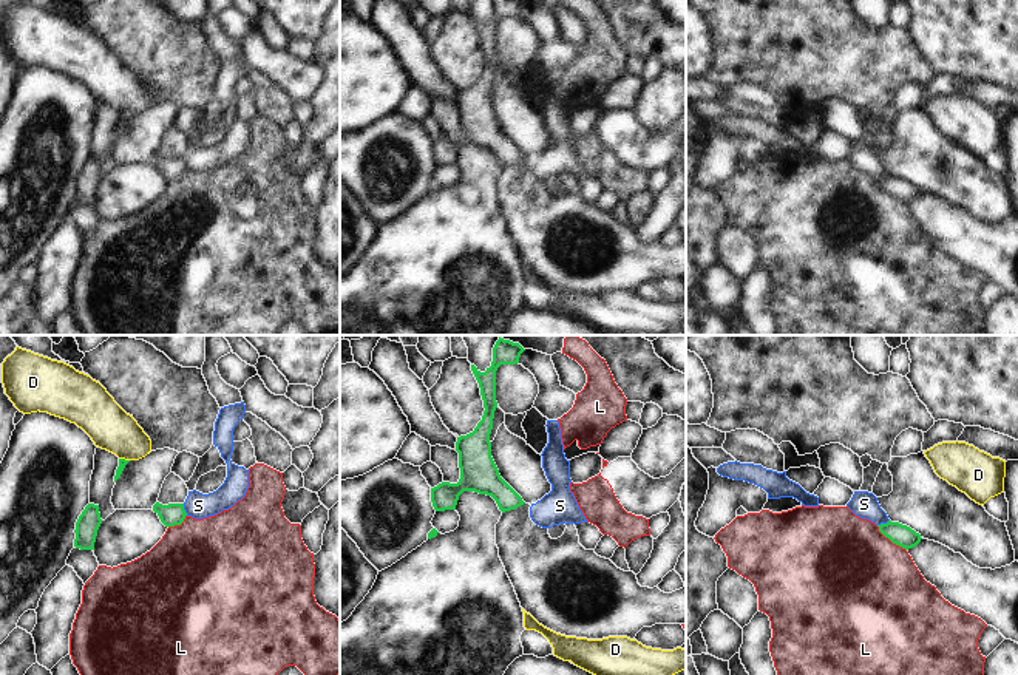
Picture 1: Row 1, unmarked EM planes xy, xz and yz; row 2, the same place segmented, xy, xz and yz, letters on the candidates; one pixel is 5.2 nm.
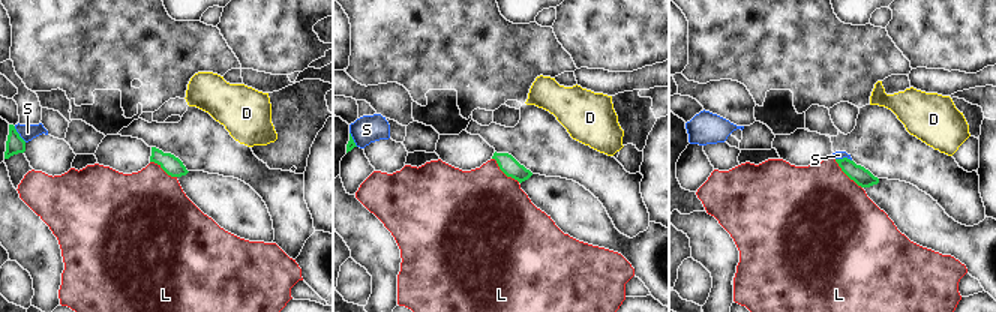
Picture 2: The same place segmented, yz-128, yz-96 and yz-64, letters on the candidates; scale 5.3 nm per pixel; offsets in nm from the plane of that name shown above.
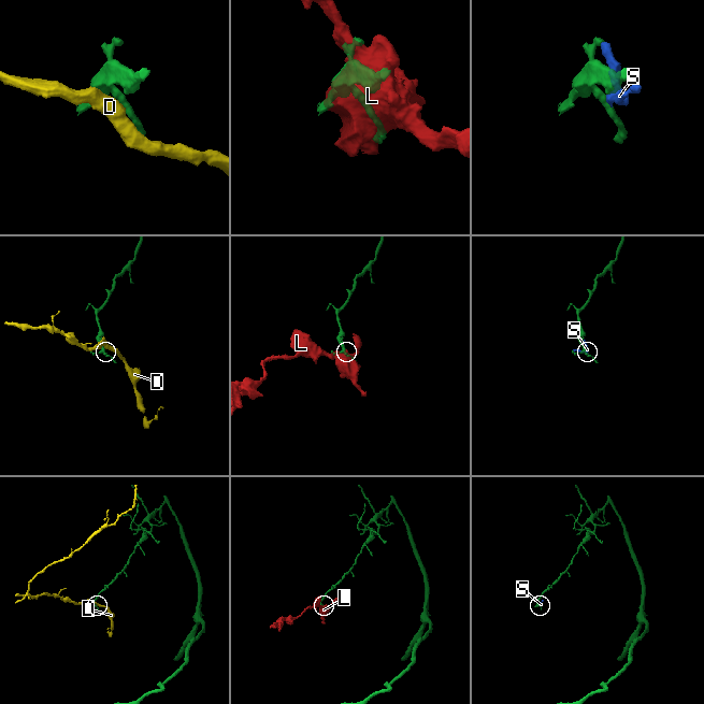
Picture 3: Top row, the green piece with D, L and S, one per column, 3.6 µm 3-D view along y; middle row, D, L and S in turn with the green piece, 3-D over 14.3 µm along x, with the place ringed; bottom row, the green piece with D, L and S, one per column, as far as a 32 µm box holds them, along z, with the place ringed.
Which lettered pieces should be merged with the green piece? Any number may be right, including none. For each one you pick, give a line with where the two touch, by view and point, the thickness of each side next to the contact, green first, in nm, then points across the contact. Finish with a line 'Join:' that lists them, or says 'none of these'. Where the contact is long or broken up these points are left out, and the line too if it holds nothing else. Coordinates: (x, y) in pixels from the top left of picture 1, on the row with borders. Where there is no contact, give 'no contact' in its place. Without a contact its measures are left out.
Join: none of these

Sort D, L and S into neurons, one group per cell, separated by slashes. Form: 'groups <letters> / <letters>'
groups D / L / S

